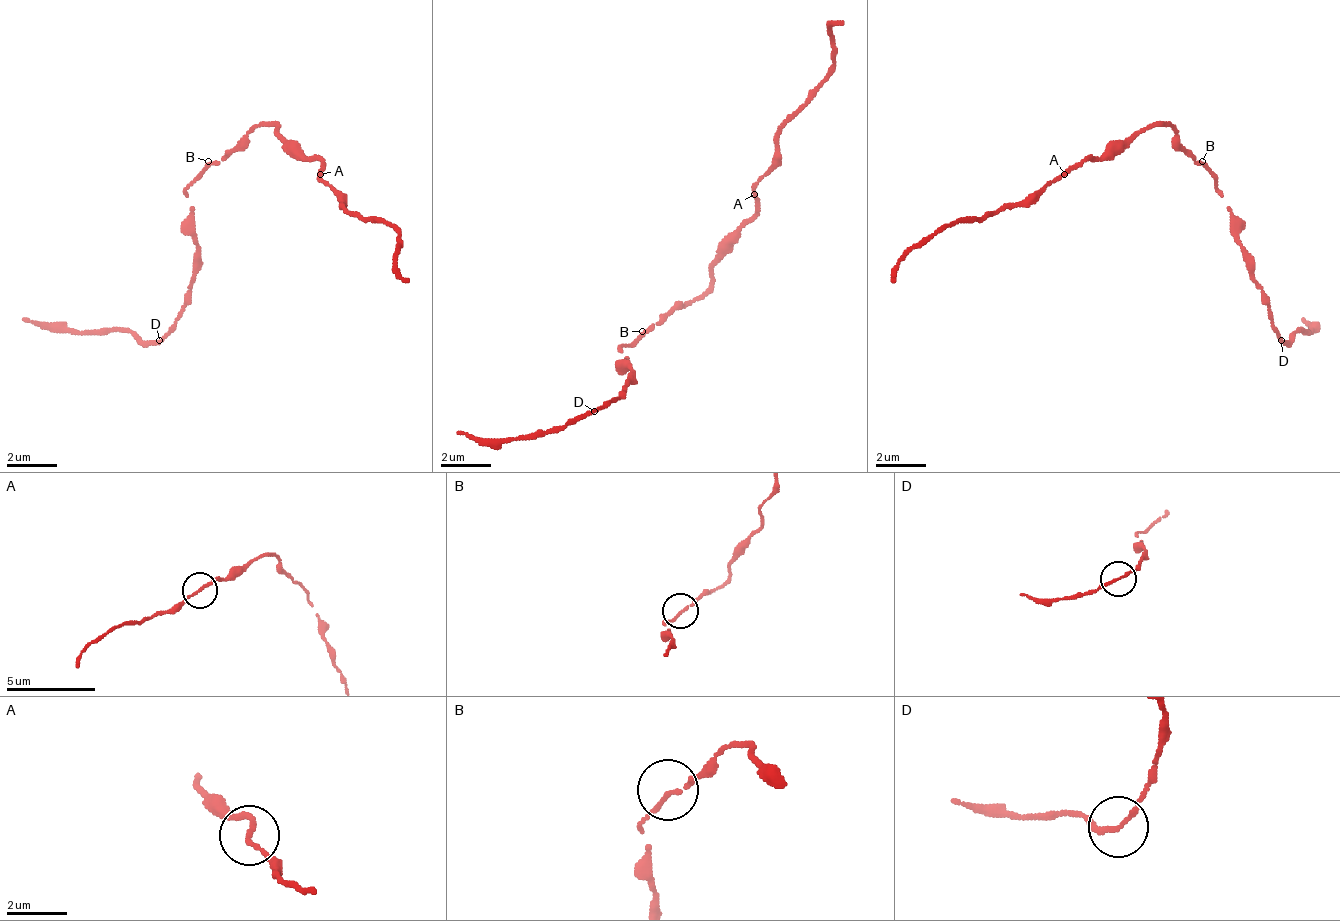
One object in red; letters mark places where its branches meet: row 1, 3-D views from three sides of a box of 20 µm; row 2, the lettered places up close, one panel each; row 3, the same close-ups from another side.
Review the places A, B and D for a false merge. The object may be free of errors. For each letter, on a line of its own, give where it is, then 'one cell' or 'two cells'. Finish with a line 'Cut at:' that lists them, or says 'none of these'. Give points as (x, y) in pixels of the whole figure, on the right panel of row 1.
A: place (1064, 174); one cell
B: place (1202, 161); one cell
D: place (1281, 340); two cells
Cut at: D

